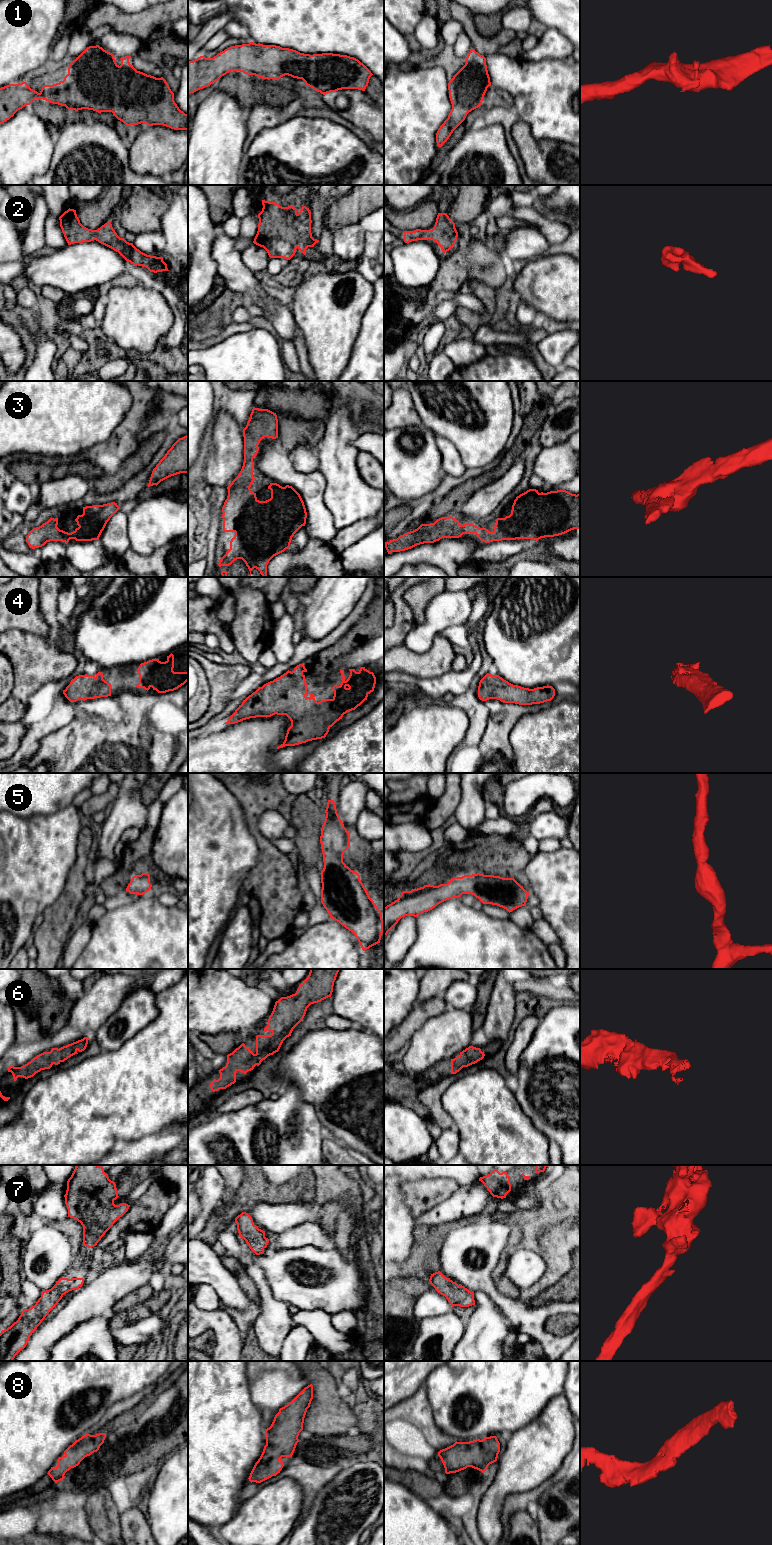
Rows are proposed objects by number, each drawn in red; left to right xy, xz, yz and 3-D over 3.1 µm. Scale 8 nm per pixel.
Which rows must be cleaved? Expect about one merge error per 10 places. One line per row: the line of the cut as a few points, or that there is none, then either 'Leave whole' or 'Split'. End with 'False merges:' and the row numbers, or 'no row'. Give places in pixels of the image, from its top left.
1: No split. Leave whole
2: No split. Leave whole
3: No split. Leave whole
4: No split. Leave whole
5: No split. Leave whole
6: No split. Leave whole
7: No split. Leave whole
8: No split. Leave whole
False merges: no row

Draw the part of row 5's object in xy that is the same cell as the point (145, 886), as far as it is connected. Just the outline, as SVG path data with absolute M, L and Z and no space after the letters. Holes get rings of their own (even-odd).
M142 873L141 875L135 875L132 877L126 891L130 894L143 895L149 891L151 887L150 875L148 873Z

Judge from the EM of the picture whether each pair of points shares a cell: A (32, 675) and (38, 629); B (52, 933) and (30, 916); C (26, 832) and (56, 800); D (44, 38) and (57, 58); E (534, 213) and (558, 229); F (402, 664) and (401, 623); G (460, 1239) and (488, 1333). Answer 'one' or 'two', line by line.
A: two
B: two
C: two
D: two
E: one
F: two
G: two

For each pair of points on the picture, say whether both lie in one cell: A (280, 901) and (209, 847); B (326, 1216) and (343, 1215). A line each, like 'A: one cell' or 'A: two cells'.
A: two cells
B: one cell

